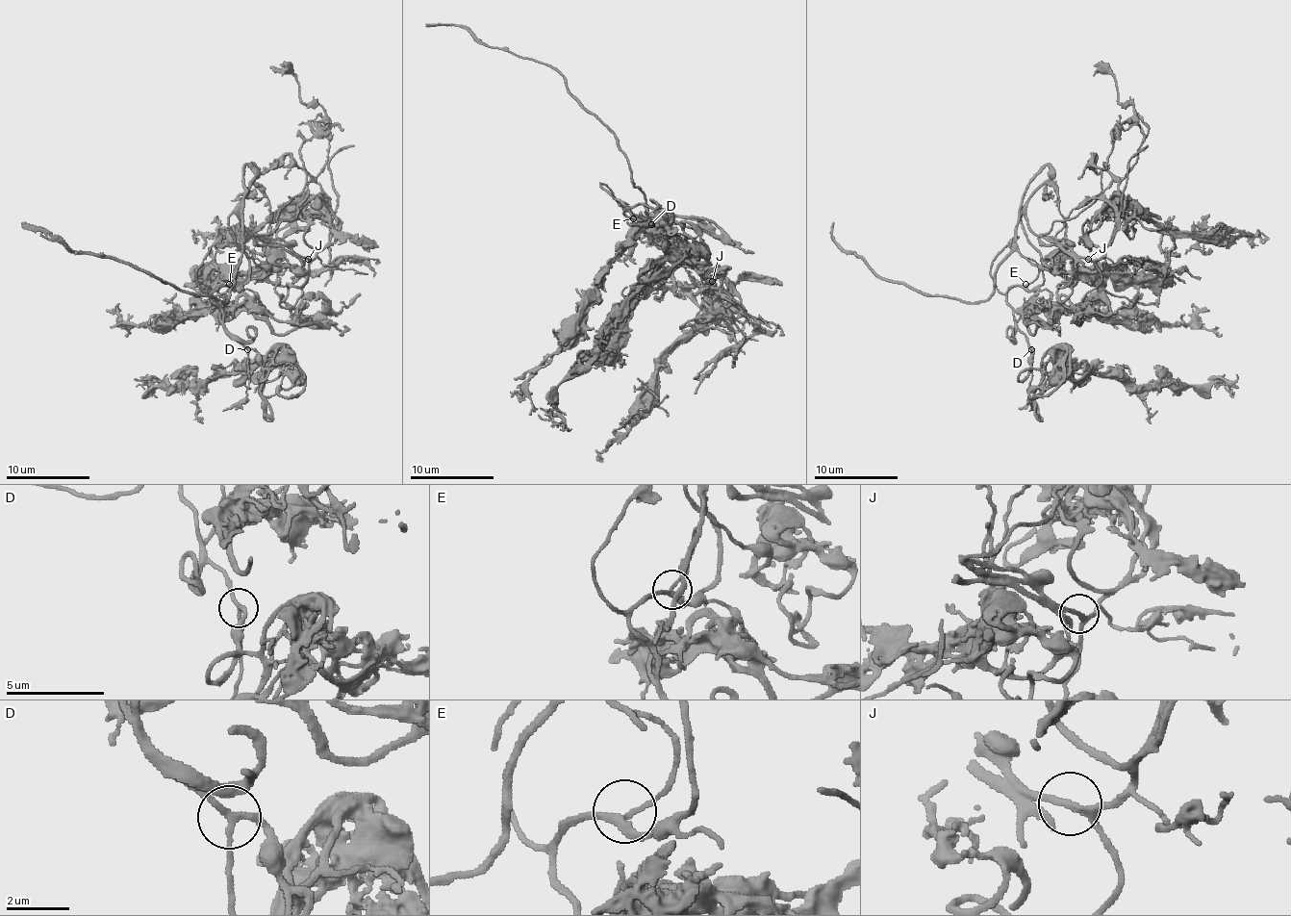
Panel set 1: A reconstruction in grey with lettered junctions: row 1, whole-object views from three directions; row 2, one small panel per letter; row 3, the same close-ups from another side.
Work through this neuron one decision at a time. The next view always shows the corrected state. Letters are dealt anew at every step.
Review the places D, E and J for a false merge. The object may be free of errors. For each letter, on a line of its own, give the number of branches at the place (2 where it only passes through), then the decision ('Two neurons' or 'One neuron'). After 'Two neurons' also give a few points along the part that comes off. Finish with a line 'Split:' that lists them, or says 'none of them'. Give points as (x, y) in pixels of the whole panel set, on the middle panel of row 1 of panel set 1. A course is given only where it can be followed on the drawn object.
D: Branches: 3. One neuron
E: Branches: 3. One neuron
J: Branches: 3. One neuron
Split: none of them

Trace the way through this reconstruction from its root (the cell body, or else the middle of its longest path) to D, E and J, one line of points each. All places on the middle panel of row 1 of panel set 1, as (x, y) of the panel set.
D: (638, 222), (652, 237), (638, 218), (625, 214), (627, 210), (635, 218), (647, 220), (652, 224)
E: (638, 222), (652, 237), (633, 218)
J: (638, 222), (633, 214), (647, 220), (712, 281)

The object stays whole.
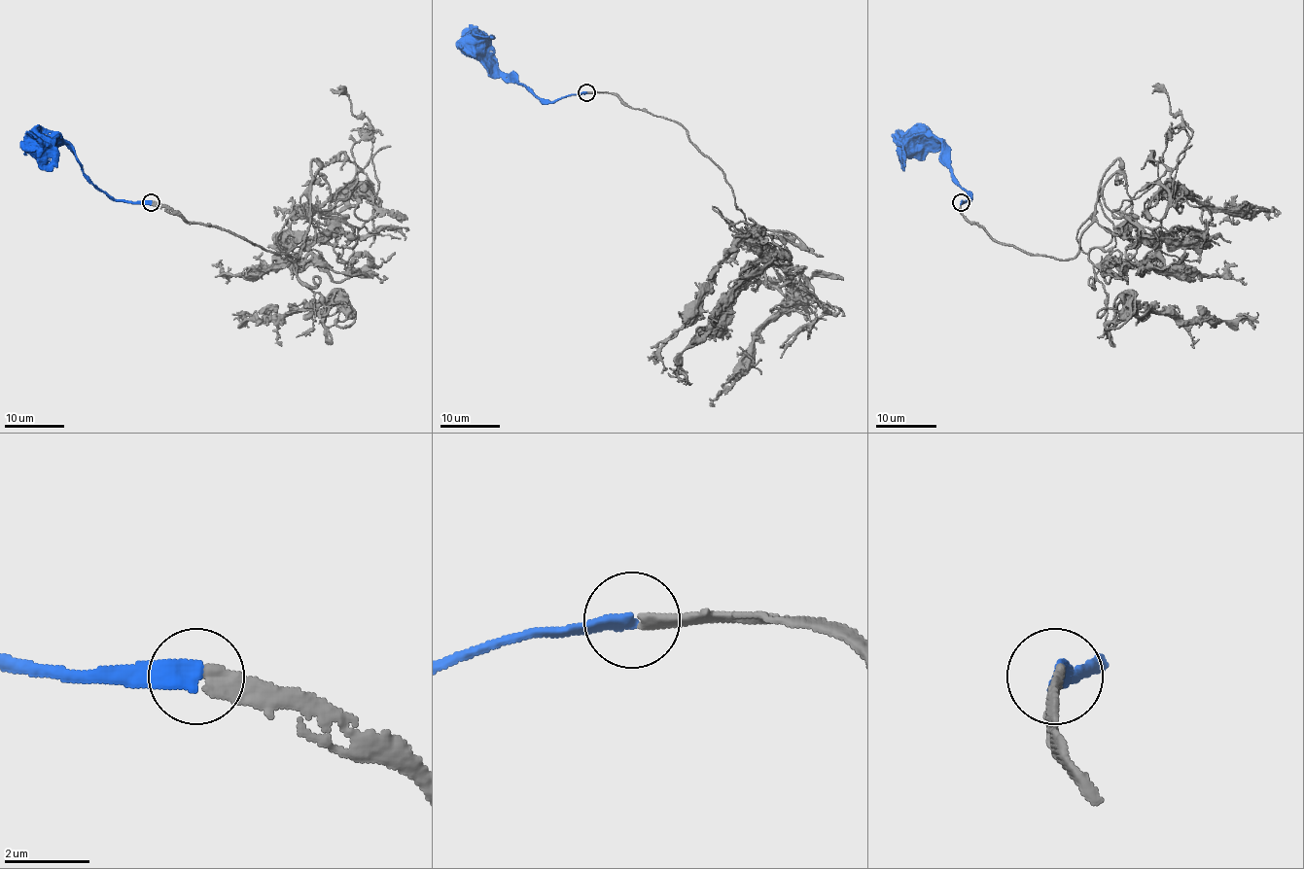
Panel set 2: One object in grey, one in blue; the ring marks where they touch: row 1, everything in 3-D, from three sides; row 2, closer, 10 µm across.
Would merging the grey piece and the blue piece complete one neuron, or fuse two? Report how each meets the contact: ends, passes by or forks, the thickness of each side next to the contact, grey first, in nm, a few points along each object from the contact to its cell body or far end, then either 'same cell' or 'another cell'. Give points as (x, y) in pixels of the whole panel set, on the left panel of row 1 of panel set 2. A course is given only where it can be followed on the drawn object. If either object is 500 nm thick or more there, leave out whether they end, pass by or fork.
grey ends | blue ends | 280/340 nm | grey via (151, 202), (297, 260), (308, 194), (300, 208), (314, 243), (297, 276), (329, 307), (245, 318), (256, 310) | blue via (151, 202), (125, 202), (106, 194), (92, 183), (64, 141), (37, 142) | same cell

